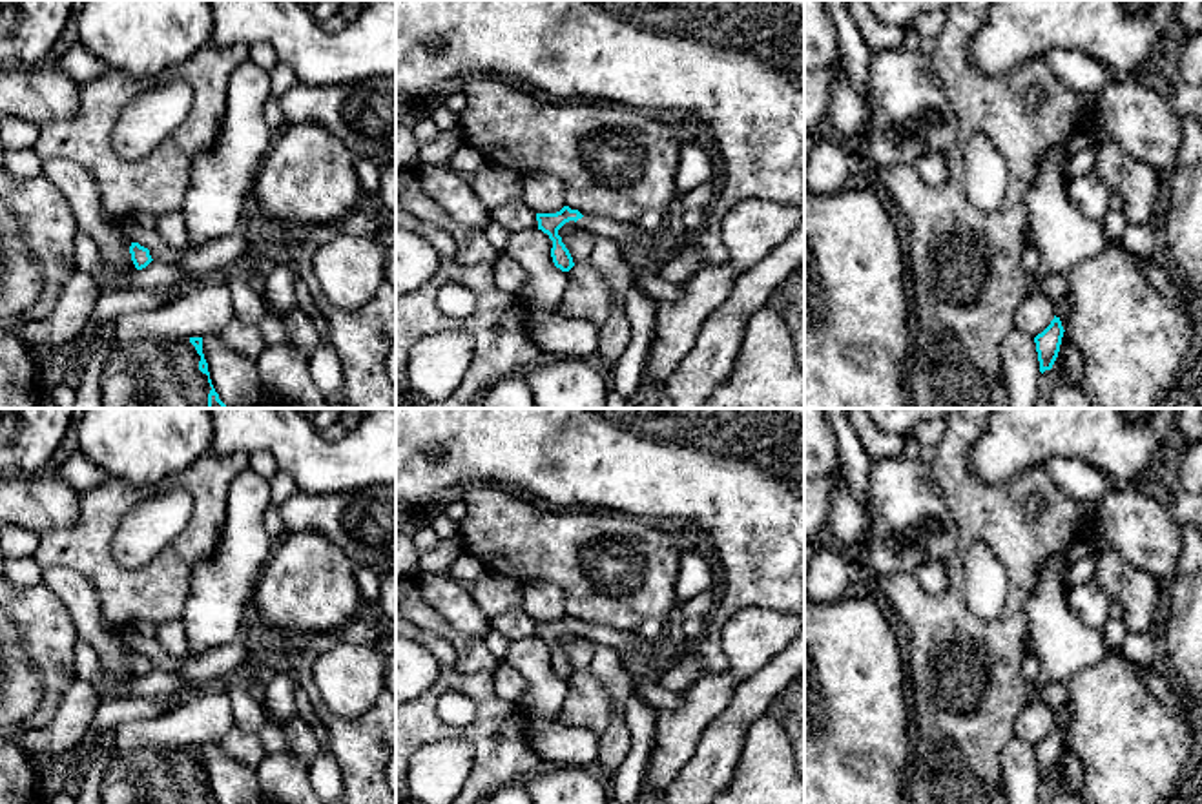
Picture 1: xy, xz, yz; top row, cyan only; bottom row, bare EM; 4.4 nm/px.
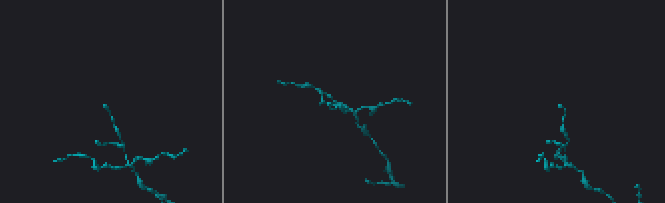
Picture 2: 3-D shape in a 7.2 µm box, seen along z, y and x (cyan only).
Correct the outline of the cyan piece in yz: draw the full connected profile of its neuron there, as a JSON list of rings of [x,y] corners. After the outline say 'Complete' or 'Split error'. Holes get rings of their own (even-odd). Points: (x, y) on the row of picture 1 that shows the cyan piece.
[[[1054,315],[1051,325],[1034,337],[1041,374],[1052,368],[1060,352],[1063,332],[1060,317]]]. Complete

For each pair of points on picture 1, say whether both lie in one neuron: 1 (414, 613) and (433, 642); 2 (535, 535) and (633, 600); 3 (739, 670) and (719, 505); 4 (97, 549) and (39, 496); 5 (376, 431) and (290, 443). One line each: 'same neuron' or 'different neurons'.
1: different neurons
2: same neuron
3: different neurons
4: different neurons
5: same neuron

